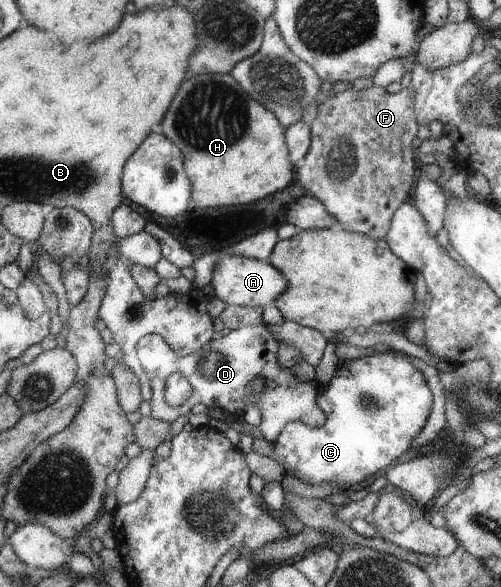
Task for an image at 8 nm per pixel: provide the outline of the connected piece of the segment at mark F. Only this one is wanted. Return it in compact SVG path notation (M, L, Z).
M374 85L360 91L353 88L339 93L330 91L328 95L327 101L319 106L318 117L310 125L311 149L296 170L297 179L304 189L300 193L318 199L335 217L338 226L373 240L384 240L394 211L408 199L410 187L416 181L412 141L418 139L418 121L414 90L402 88L392 94L387 88Z

